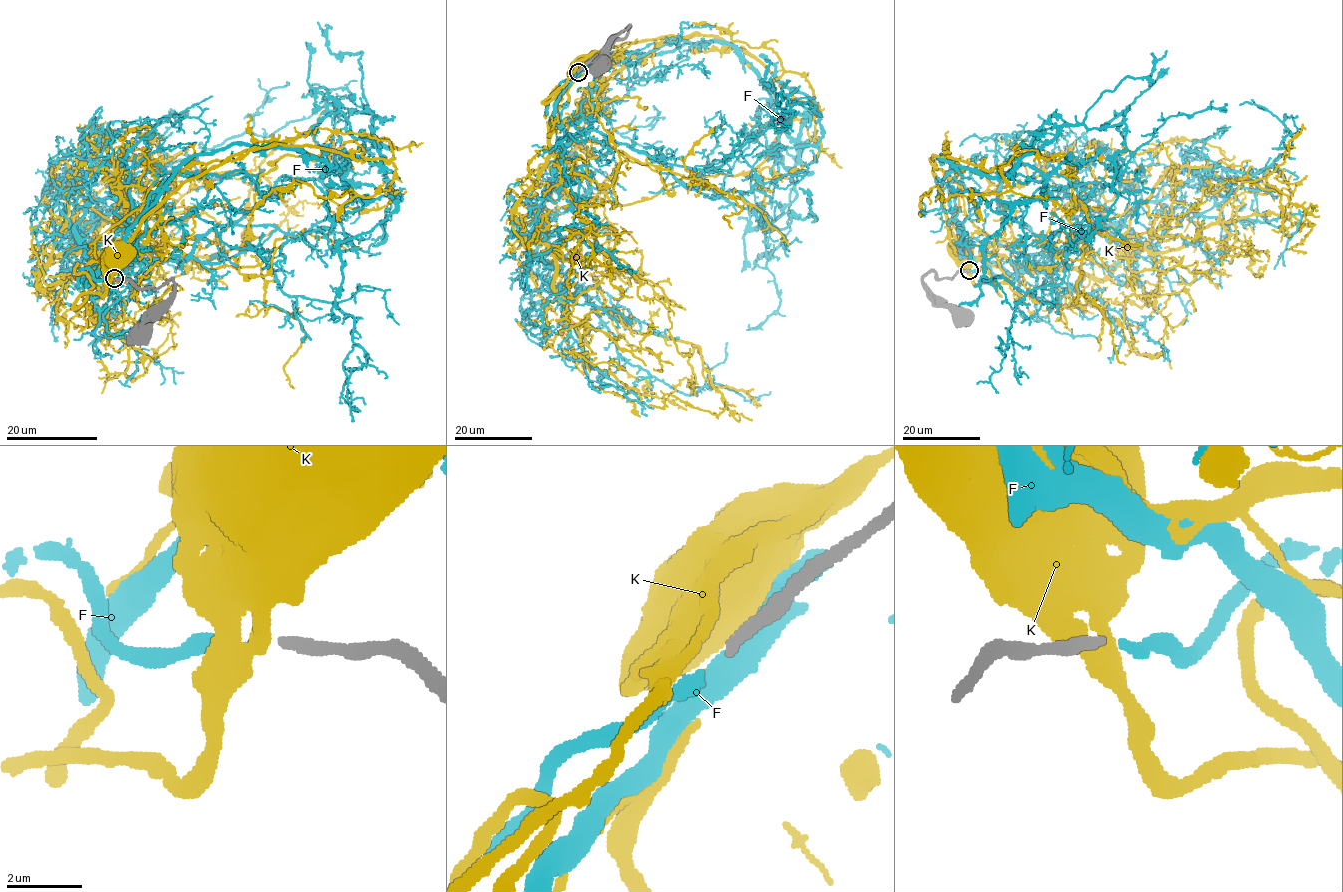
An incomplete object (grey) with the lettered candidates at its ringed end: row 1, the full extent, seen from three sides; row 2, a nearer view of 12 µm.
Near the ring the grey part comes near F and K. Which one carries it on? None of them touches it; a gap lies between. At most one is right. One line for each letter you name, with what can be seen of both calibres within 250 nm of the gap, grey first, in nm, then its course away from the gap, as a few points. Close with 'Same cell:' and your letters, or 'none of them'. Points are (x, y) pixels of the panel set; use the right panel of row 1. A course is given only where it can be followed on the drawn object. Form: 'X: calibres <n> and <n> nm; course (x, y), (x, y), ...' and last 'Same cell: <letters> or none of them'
F: calibres 280 and 300 nm; course (971, 270), (1020, 275), (960, 247), (939, 158), (1005, 176), (1065, 125), (1123, 123), (1117, 197), (1084, 242)
Same cell: F

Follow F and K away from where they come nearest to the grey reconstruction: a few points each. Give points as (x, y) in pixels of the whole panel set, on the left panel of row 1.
F: (111, 279), (83, 267), (78, 285), (195, 155), (377, 164), (373, 115), (339, 106), (393, 185), (373, 246)
K: (112, 279), (113, 254)

